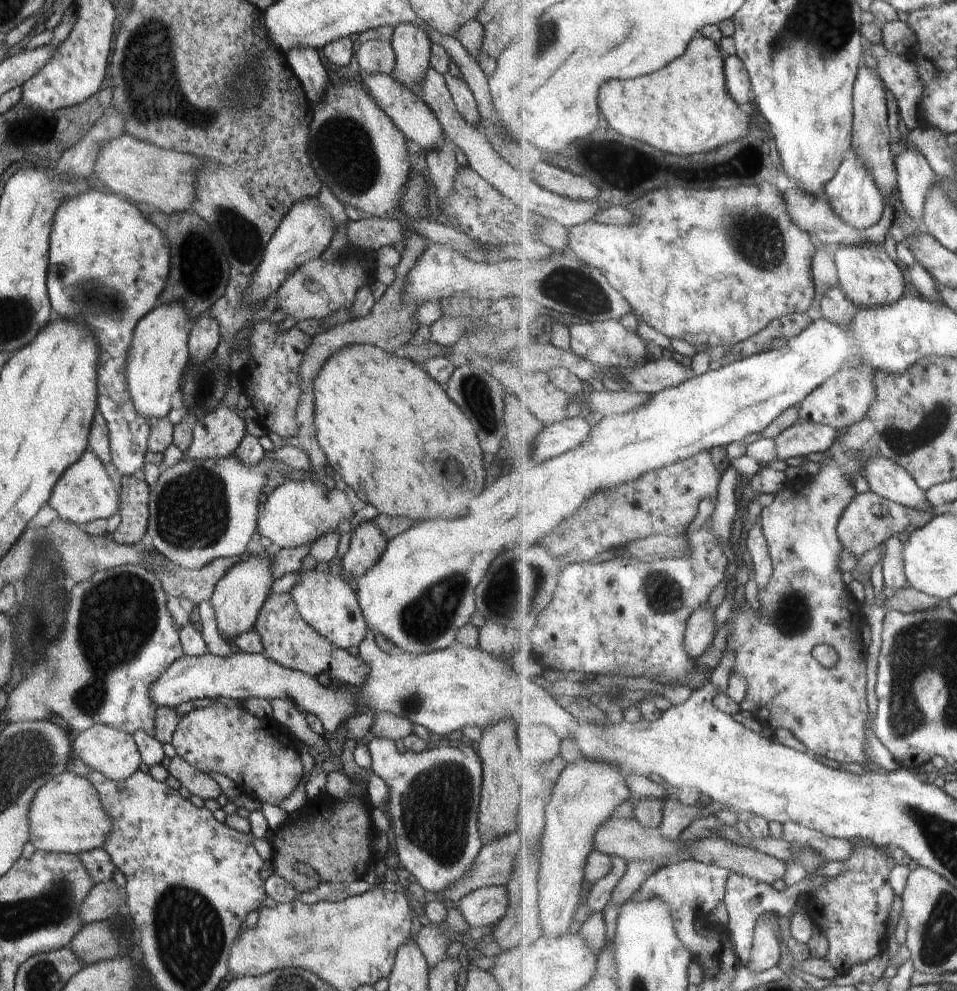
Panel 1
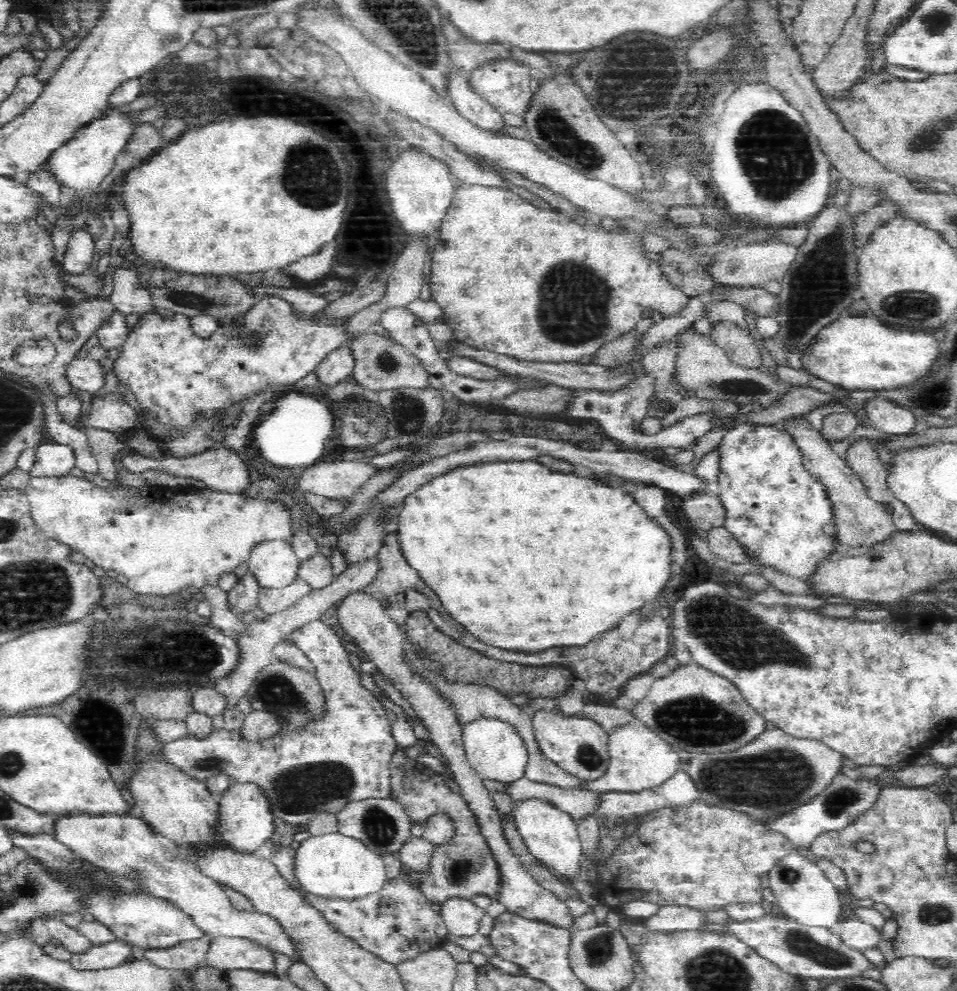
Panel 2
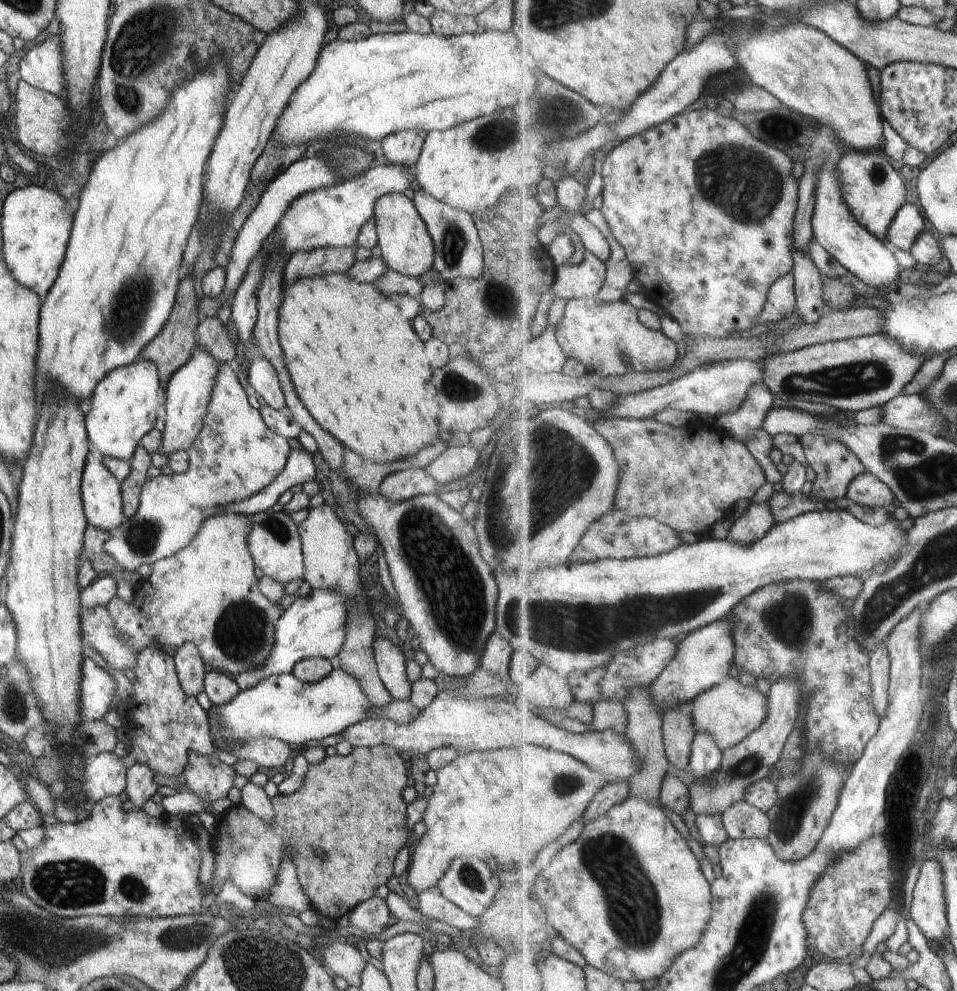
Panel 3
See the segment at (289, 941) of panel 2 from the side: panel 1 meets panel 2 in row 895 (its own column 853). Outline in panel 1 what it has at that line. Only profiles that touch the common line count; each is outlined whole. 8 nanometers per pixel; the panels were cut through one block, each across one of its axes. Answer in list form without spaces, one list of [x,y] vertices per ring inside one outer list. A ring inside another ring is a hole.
[[[854,147],[847,153],[843,161],[843,167],[840,168],[835,179],[828,184],[825,193],[826,199],[832,204],[836,214],[844,222],[852,224],[854,228],[867,229],[875,227],[882,220],[884,212],[886,212],[887,199],[880,190],[879,181],[876,181],[874,174],[872,174],[866,158],[860,156],[854,150]]]

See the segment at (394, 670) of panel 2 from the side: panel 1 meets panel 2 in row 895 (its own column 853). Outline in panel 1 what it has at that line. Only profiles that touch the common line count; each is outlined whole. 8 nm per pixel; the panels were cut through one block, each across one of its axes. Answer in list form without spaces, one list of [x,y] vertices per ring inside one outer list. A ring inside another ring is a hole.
[[[869,490],[867,493],[858,494],[844,512],[839,528],[840,538],[844,541],[845,550],[850,550],[859,560],[870,550],[878,548],[880,544],[884,545],[890,536],[896,536],[902,532],[912,534],[928,526],[936,516],[940,515],[934,506],[920,510],[893,500],[886,500],[883,496]]]

